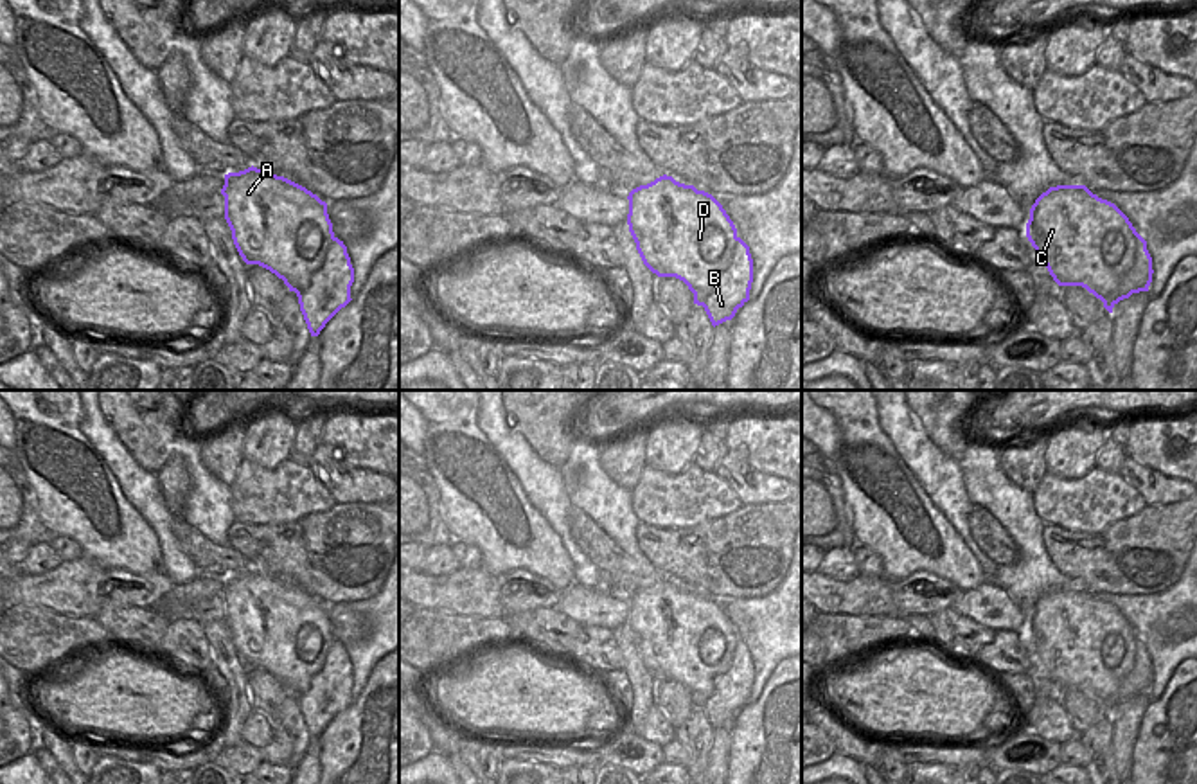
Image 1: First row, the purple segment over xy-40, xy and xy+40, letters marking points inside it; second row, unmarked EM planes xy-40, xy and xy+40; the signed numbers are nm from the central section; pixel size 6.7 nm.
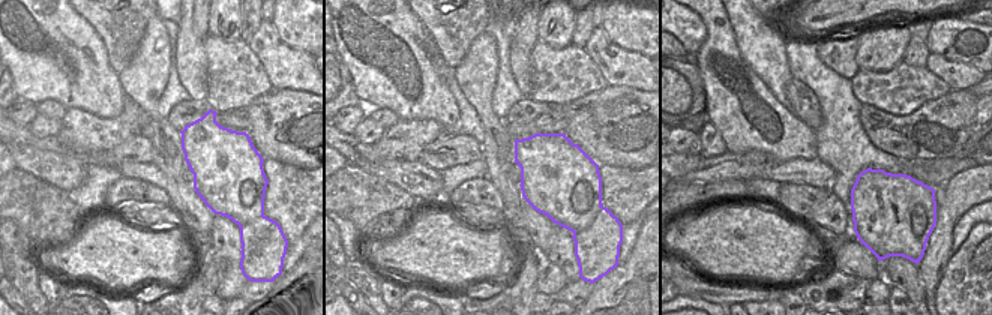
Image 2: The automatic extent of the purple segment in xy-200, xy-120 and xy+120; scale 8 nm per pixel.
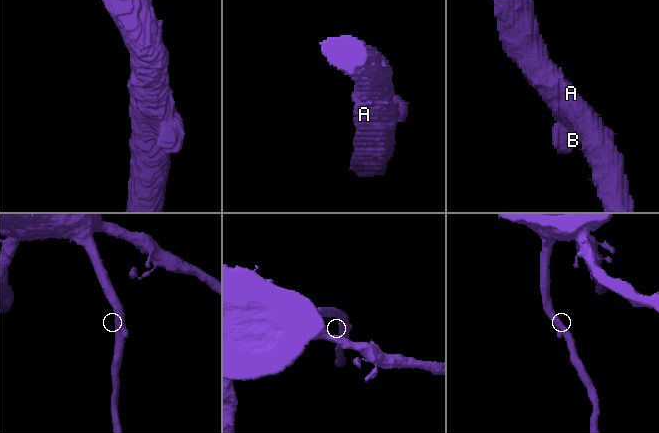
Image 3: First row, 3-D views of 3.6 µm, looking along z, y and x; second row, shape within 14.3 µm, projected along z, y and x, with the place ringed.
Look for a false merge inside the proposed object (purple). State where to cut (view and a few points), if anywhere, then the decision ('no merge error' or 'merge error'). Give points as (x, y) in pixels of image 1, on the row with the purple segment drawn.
cut in xy+40 along (1138, 234), (1131, 268), (1117, 292), (1102, 301); merge error

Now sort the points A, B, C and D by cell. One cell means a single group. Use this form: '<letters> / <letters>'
A C D / B

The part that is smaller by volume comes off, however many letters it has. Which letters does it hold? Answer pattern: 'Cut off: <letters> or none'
Cut off: B

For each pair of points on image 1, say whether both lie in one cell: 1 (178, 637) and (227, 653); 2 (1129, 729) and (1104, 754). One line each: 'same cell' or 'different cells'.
1: different cells
2: different cells

